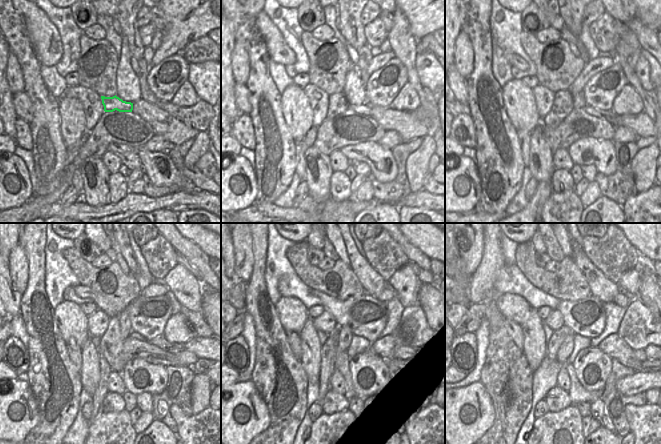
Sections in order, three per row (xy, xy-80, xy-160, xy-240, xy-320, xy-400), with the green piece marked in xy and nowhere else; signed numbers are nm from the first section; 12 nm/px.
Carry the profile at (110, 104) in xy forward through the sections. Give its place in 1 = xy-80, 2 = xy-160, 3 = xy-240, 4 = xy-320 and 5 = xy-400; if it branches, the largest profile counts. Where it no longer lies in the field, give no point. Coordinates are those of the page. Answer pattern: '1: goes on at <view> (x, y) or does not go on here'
1: goes on at xy-80 (364, 109)
2: goes on at xy-160 (590, 110)
3: goes on at xy-240 (160, 341)
4: goes on at xy-320 (405, 352)
5: goes on at xy-400 (640, 354)

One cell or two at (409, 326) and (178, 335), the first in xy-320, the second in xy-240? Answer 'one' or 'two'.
two

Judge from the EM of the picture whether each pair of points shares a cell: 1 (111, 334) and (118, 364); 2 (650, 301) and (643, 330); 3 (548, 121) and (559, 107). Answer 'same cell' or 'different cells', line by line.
1: same cell
2: different cells
3: same cell

